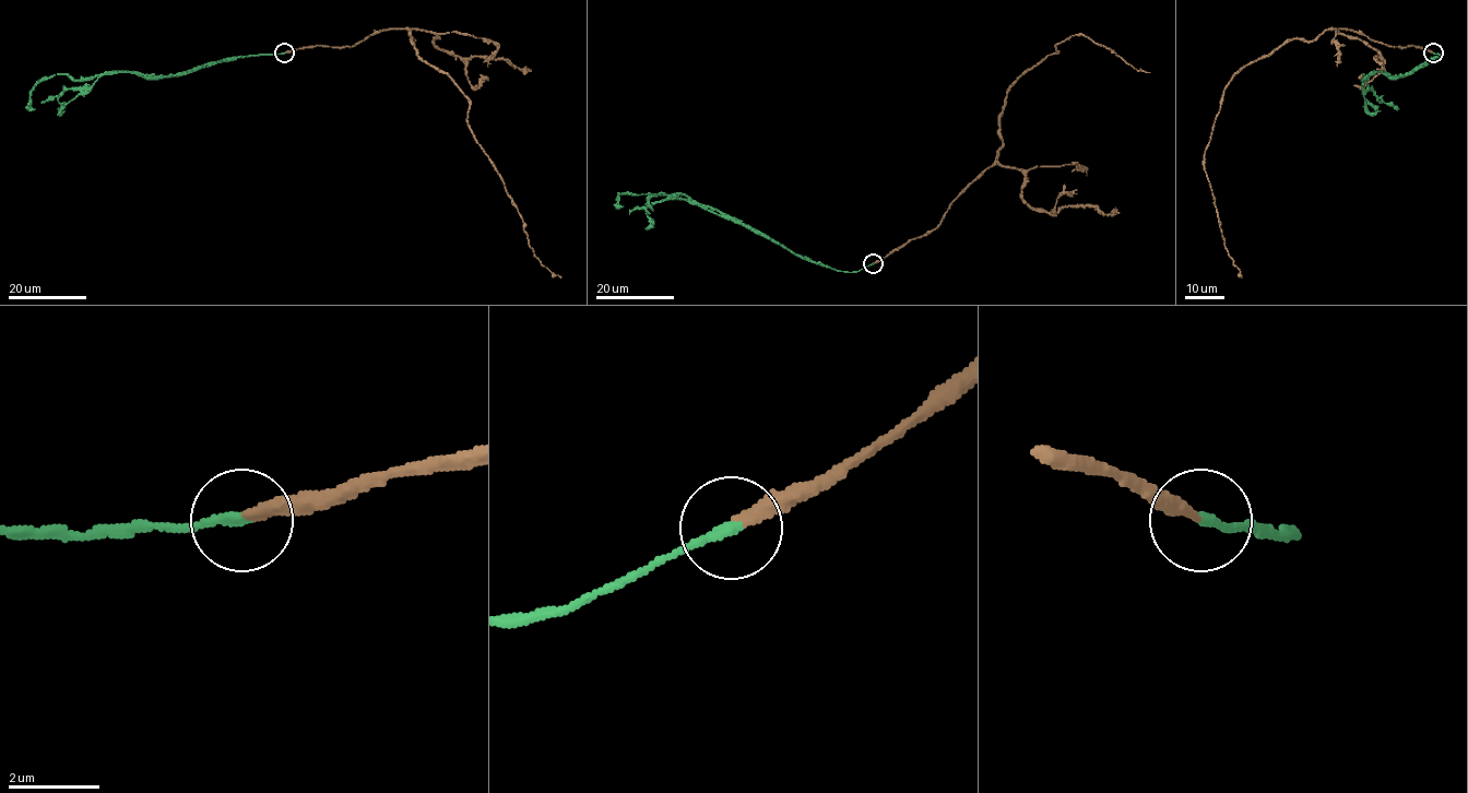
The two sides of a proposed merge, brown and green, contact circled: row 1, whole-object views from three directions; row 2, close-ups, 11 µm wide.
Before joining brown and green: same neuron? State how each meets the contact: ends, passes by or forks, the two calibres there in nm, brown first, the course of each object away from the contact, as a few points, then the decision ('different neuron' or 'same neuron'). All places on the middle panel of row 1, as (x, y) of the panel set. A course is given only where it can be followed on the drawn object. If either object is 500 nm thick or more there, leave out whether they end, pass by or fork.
brown ends | green ends | 280/200 nm | brown via (873, 264), (930, 234), (994, 163), (1006, 95), (1056, 45), (1082, 35), (1149, 72) | green via (872, 264), (859, 271), (823, 267), (718, 211), (666, 194), (619, 193), (618, 205), (624, 206) | same neuron

